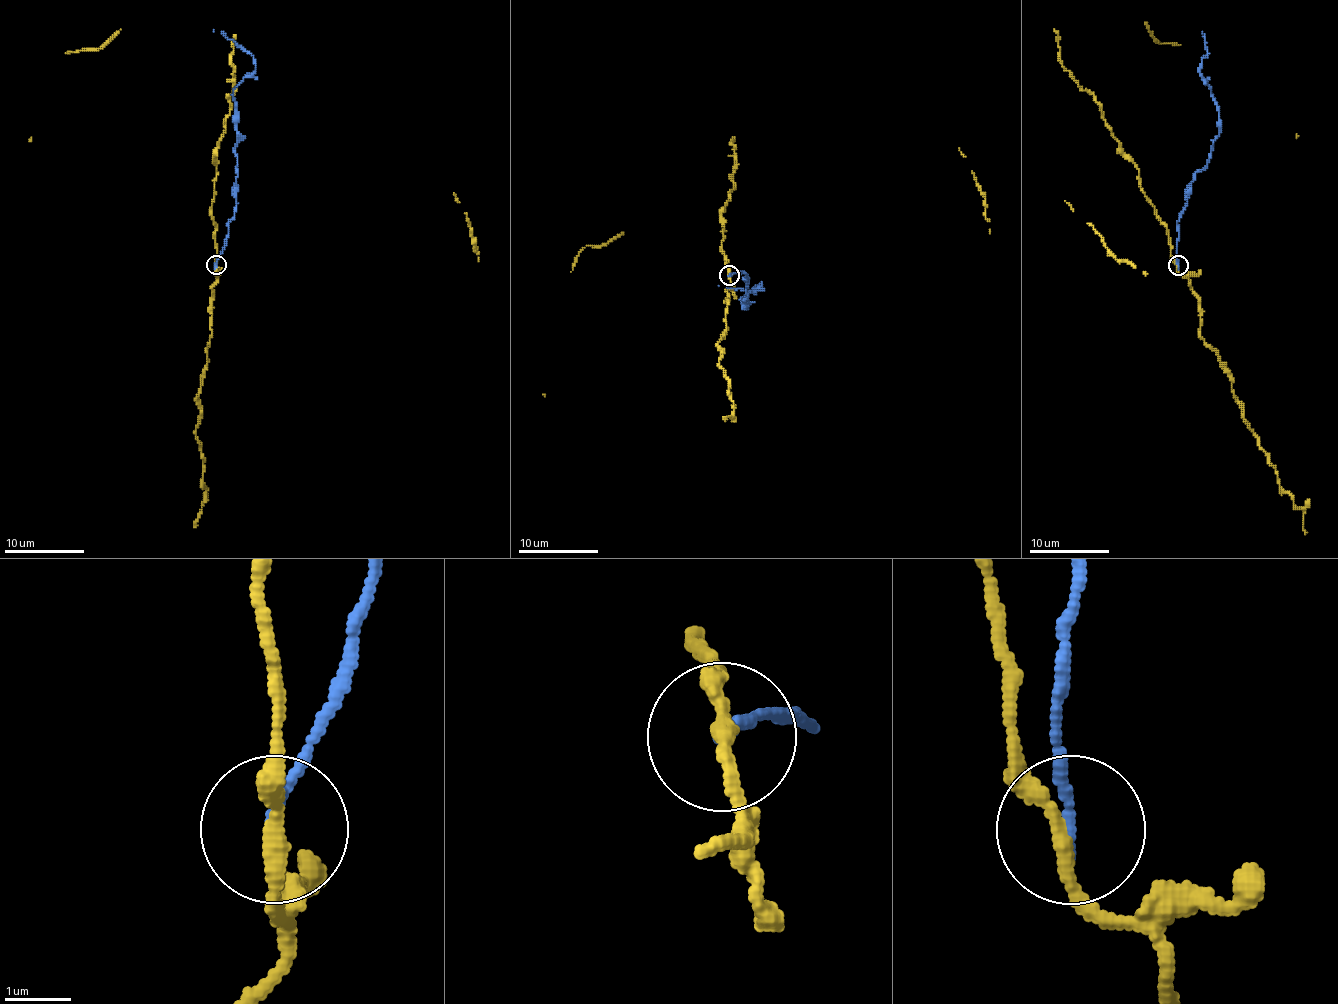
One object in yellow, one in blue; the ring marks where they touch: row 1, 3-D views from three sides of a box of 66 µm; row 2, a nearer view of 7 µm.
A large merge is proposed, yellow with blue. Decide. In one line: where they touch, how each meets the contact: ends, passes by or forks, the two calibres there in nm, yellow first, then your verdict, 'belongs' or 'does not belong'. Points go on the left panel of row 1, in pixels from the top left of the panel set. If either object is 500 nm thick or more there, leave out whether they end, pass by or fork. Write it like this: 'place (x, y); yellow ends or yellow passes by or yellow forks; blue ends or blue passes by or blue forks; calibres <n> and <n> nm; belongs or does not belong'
place (216, 264); yellow passes by; blue ends; calibres 240 and 160 nm; does not belong

